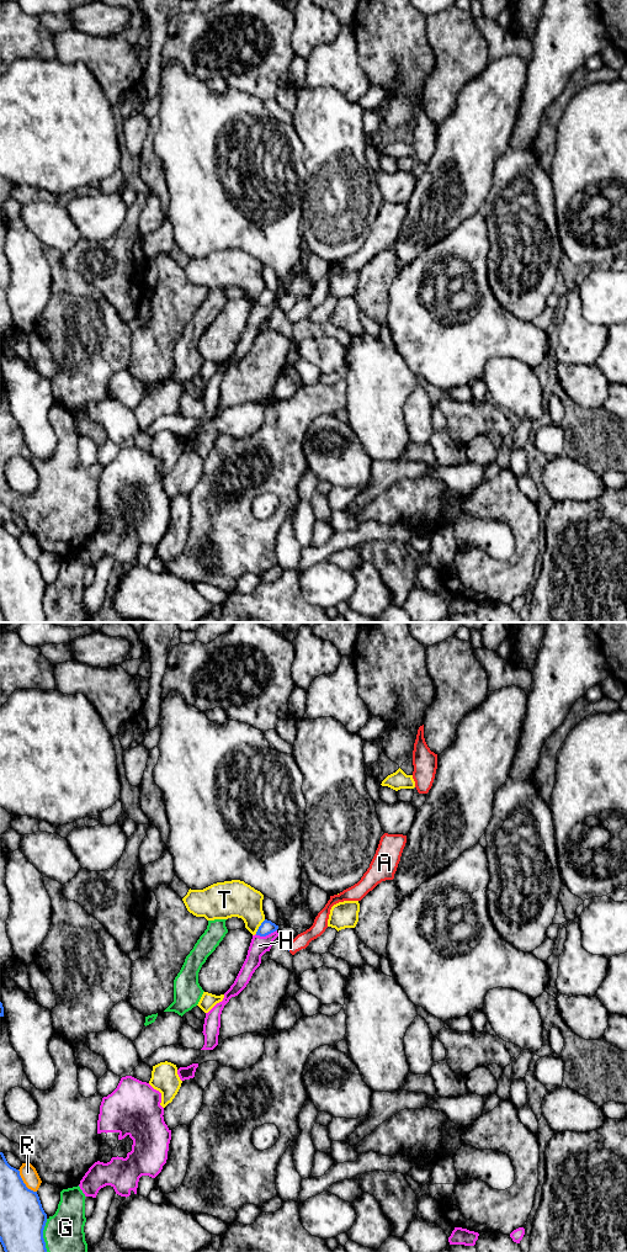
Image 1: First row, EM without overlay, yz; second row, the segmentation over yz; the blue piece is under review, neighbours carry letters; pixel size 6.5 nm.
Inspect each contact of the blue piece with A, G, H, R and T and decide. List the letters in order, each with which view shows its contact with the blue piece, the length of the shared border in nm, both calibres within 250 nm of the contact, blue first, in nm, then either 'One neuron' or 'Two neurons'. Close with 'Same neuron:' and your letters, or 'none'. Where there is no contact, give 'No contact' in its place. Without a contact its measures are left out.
A: Touches blue in yz. Shared border 50 nm. Thickness 20 nm (blue) against 100 nm. One neuron
G: Touches blue in yz. Shared border 220 nm. Thickness 300 nm (blue) against 260 nm. Two neurons
H: Touches blue in yz. Shared border 150 nm. Thickness 90 nm (blue) against 120 nm. Two neurons
R: Touches blue in yz. Shared border 200 nm. Thickness 300 nm (blue) against 110 nm. Two neurons
T: Touches blue in yz. Shared border 120 nm. Thickness 90 nm (blue) against 240 nm. Two neurons
Same neuron: A

